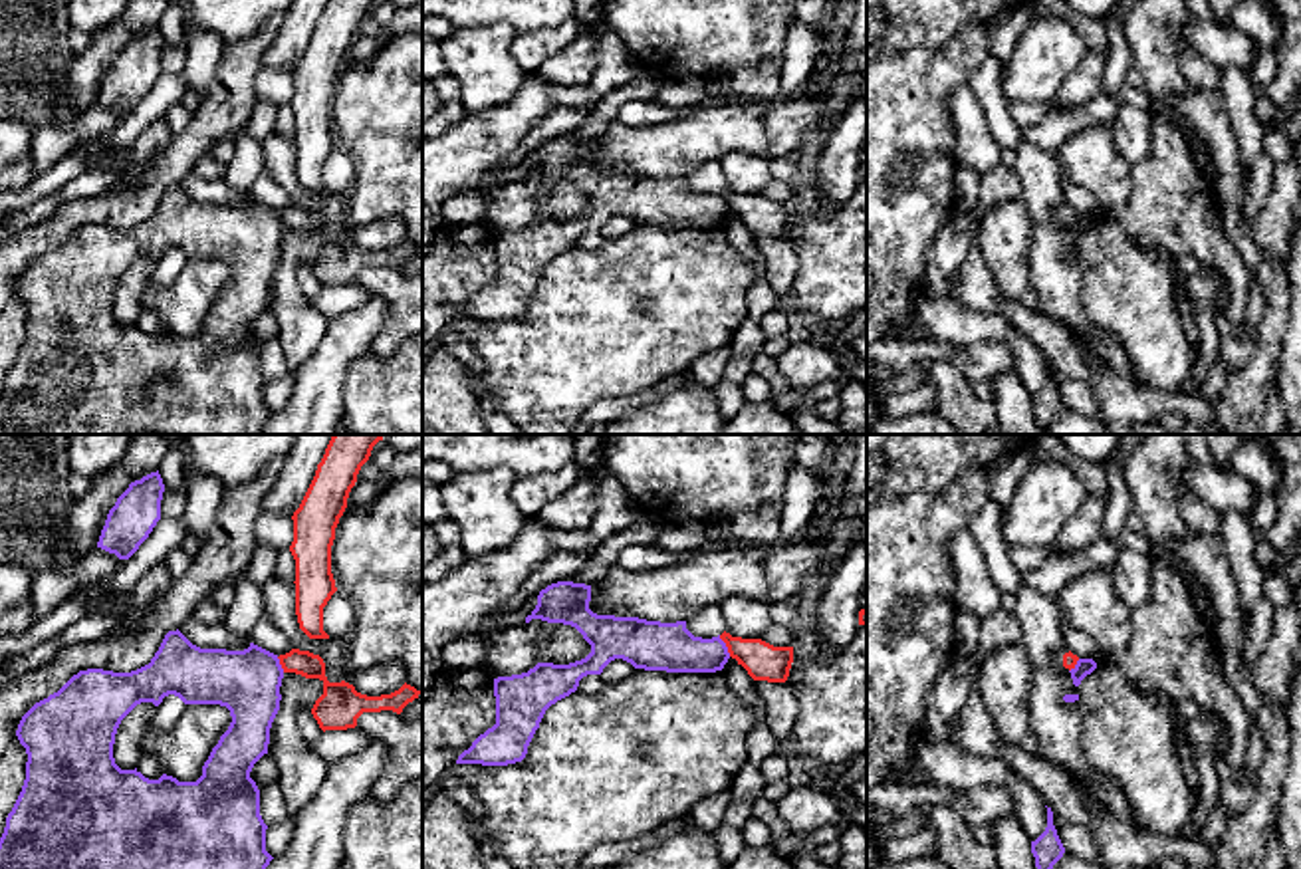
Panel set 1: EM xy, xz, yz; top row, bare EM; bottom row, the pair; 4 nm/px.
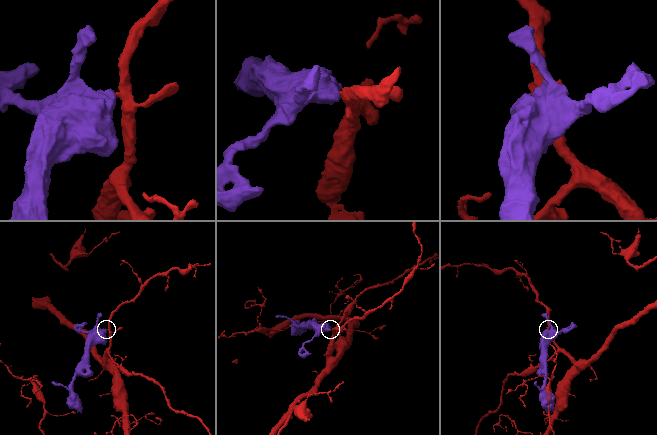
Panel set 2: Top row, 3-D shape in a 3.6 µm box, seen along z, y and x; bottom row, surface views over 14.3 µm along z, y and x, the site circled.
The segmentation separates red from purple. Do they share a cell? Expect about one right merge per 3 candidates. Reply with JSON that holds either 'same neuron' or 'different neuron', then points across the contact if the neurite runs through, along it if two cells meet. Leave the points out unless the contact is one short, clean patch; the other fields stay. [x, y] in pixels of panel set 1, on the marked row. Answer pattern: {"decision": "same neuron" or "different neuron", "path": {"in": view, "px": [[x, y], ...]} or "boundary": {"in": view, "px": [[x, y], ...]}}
{"decision": "different neuron", "boundary": {"in": "xz", "px": [[718, 635], [730, 655]]}}

